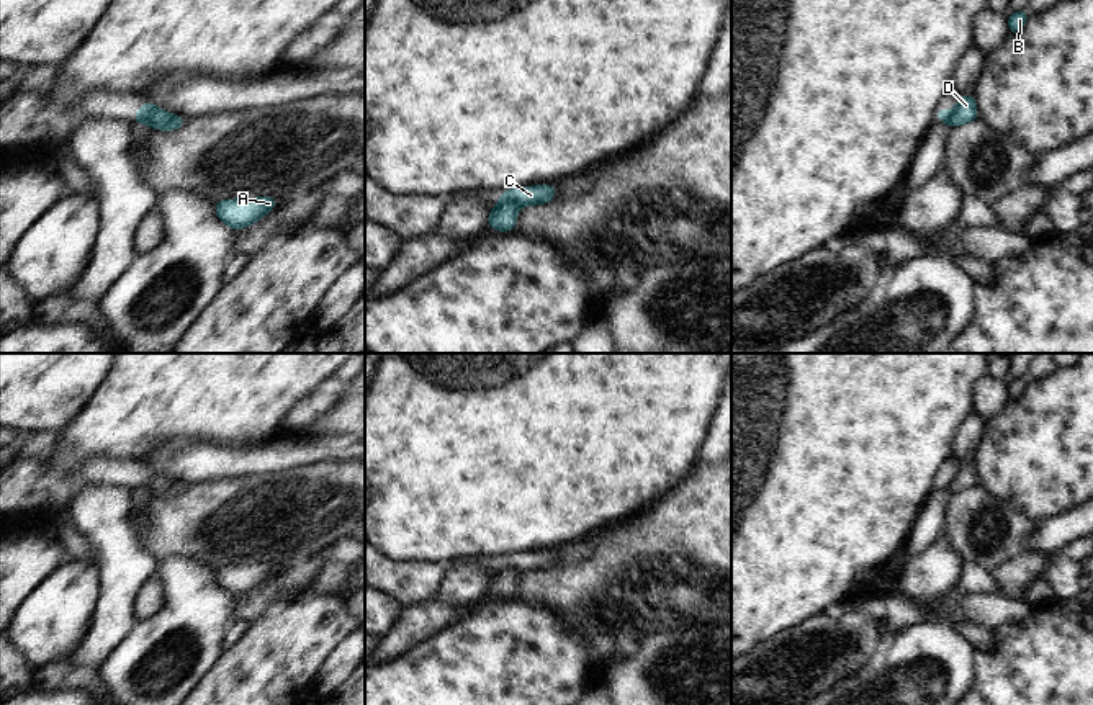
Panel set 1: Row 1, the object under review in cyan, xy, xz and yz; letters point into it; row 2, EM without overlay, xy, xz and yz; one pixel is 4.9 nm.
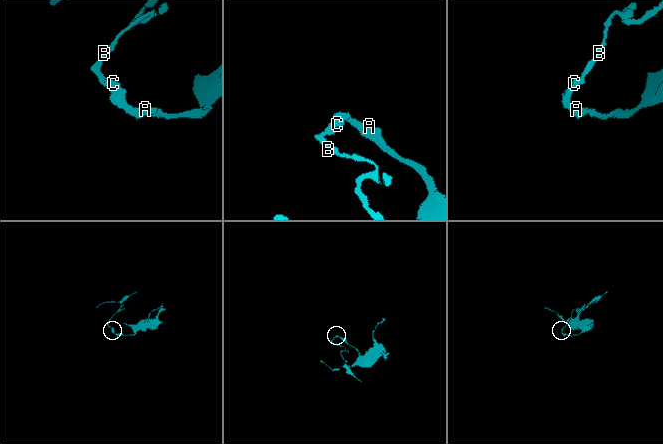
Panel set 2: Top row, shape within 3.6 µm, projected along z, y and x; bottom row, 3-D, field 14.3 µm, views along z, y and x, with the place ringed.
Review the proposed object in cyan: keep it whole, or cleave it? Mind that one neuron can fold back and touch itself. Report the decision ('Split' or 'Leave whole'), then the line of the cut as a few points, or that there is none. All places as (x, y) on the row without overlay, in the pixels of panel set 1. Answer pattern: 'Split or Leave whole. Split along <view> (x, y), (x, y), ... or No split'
Split. Split along xz (501, 565), (517, 573)

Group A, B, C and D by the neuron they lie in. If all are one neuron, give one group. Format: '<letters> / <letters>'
A C / B D

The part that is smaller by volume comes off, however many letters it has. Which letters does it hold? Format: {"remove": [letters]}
{"remove": ["B", "D"]}

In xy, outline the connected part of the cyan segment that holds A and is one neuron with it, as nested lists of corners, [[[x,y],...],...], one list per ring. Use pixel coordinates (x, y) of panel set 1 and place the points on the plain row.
[[[257,563],[252,566],[239,564],[239,566],[224,566],[219,569],[213,569],[219,586],[234,597],[254,590],[263,581],[270,579],[275,574],[275,571],[277,566],[273,563],[265,563],[265,564]]]

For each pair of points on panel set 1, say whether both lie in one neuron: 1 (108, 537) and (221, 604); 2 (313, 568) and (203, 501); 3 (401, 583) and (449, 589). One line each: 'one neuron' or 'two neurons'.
1: two neurons
2: two neurons
3: two neurons

